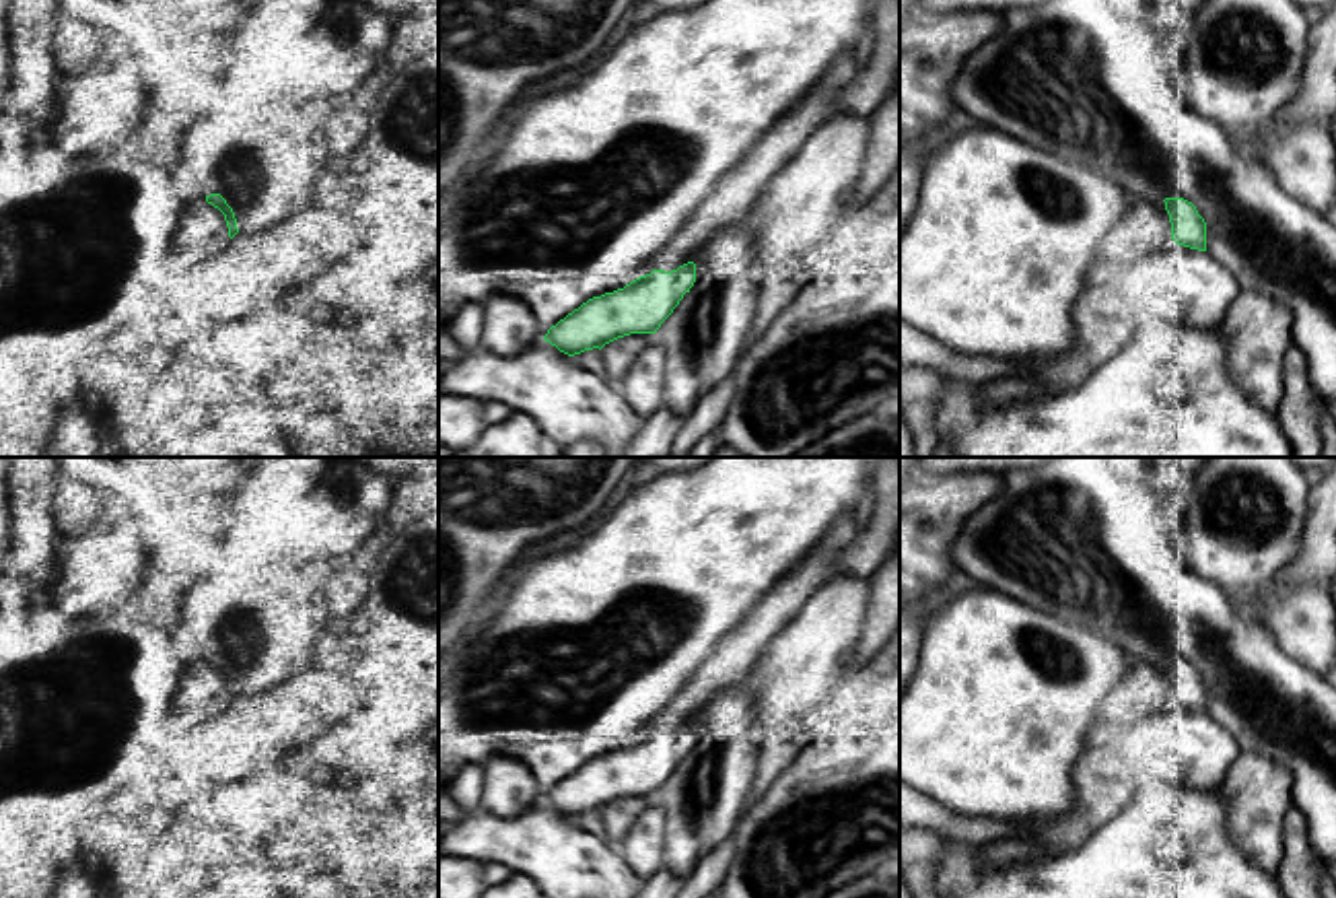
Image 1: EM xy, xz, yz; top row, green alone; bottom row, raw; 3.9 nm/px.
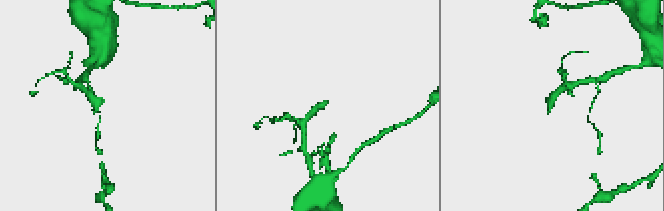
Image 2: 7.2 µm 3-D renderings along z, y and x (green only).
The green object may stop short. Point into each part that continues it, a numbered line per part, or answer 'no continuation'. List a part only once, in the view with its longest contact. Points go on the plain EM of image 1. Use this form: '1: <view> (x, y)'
1: xz (733, 655)

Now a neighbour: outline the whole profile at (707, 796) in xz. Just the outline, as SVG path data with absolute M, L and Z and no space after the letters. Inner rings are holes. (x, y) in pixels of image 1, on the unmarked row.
M747 680L716 692L694 725L694 748L655 793L667 818L663 867L683 877L733 838L755 797L760 746Z

